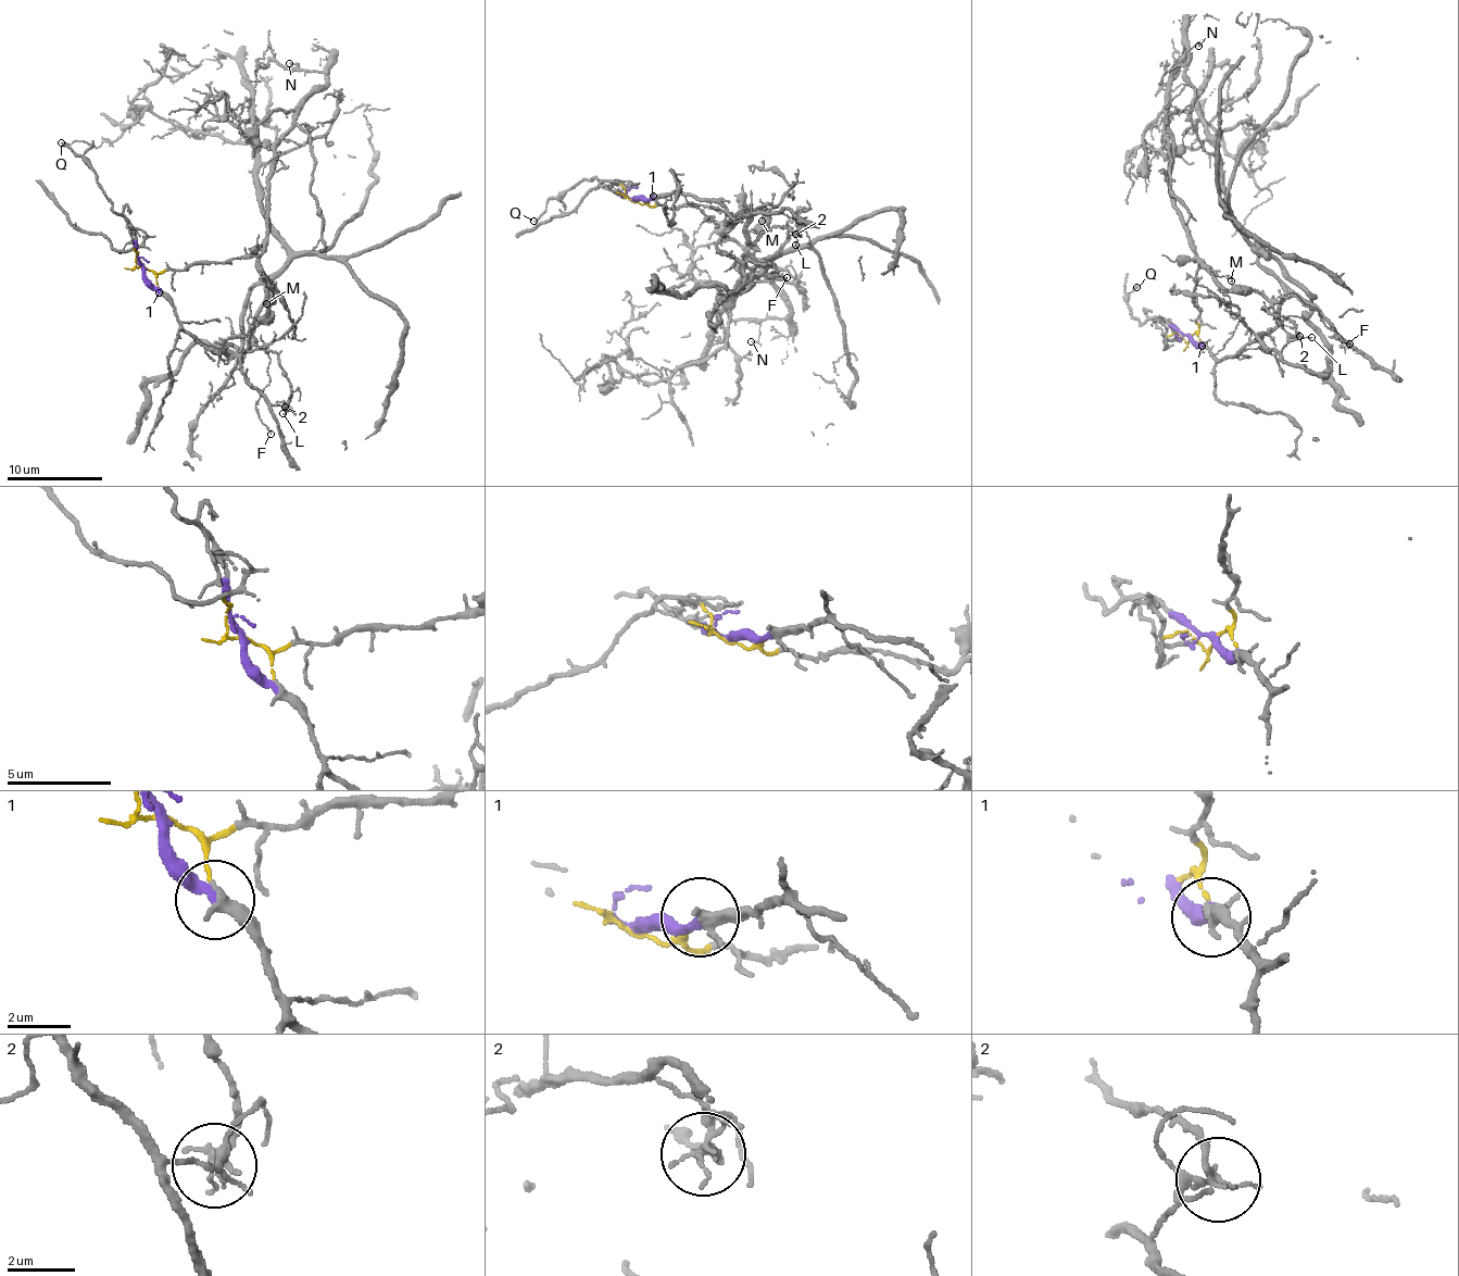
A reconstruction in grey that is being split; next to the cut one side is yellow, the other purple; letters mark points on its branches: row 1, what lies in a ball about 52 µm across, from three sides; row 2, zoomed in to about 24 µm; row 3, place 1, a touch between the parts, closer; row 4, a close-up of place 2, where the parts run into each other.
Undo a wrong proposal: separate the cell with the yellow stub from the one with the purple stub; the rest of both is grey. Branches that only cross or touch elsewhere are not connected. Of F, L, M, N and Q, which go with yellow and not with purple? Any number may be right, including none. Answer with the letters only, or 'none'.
L, M, N

